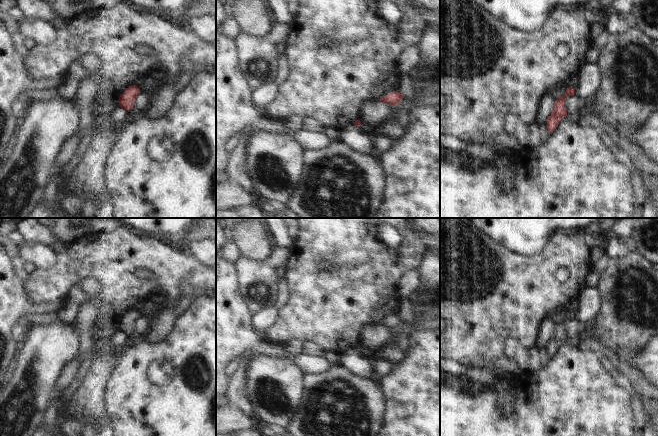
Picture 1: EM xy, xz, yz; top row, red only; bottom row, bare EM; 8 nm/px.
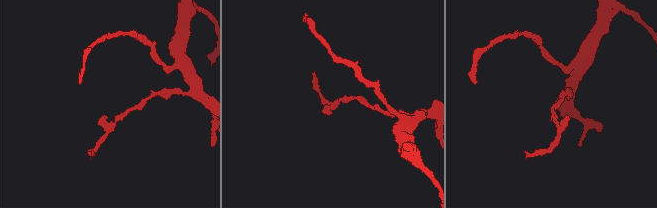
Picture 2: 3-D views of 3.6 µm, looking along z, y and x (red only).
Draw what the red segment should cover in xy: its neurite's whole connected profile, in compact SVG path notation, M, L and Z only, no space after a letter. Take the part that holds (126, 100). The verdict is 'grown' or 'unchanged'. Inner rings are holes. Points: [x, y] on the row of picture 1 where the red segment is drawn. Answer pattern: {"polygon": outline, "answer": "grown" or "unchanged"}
{"polygon": "M129 86L119 97L119 105L128 111L133 109L133 104L136 97L140 94L140 90L137 86Z", "answer": "unchanged"}

